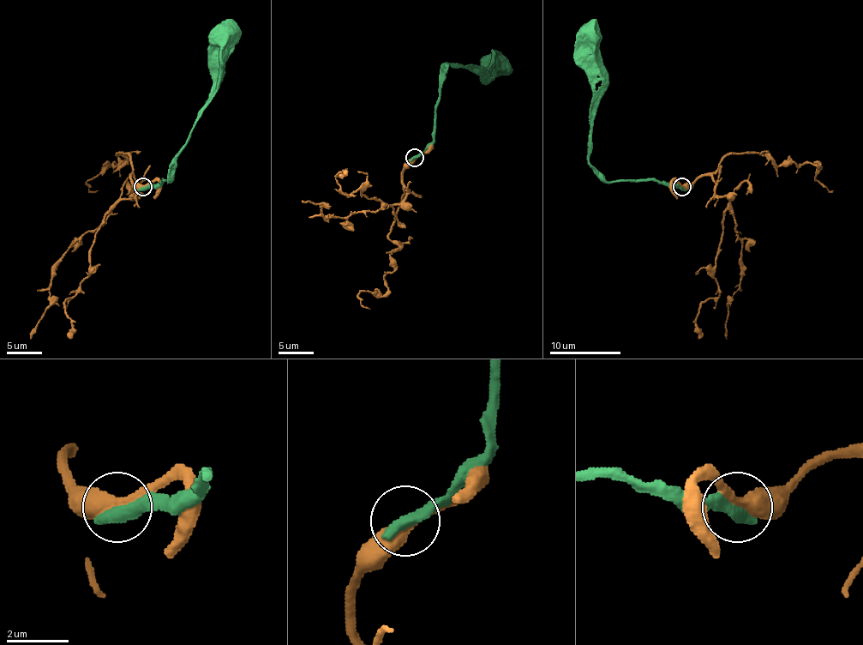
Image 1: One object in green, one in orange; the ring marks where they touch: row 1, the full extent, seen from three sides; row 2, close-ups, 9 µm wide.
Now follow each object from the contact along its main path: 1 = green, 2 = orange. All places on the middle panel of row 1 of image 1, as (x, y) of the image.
1: (414, 158), (433, 140), (440, 72), (447, 63), (486, 69), (499, 65), (497, 63)
2: (414, 158), (403, 171), (409, 191), (399, 203), (326, 218), (321, 214), (321, 203), (302, 201)

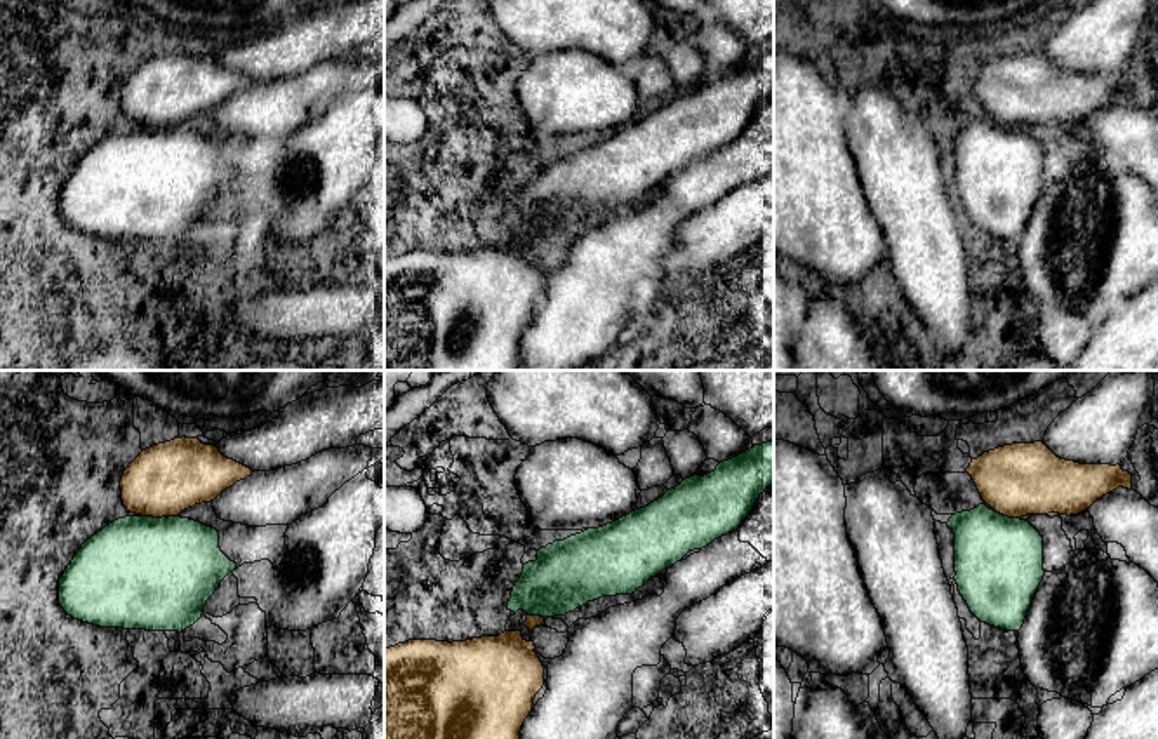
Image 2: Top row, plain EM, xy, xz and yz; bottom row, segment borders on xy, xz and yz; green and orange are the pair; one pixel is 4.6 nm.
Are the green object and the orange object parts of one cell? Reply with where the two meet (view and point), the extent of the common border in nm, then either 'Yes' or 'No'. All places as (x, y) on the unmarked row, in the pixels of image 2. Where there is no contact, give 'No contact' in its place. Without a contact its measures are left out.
Touches green at yz (1007, 127). Shared border 140 nm. Yes

